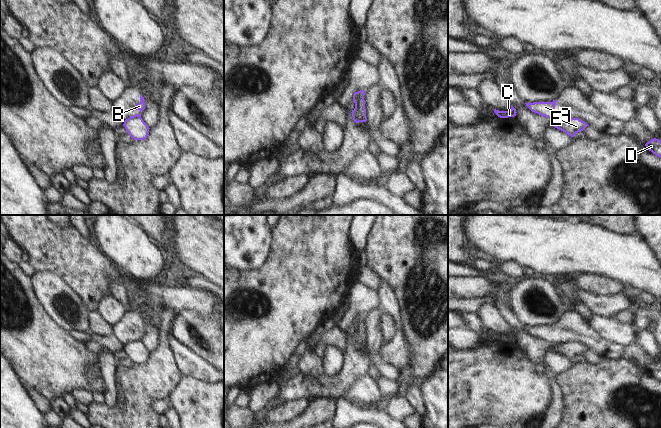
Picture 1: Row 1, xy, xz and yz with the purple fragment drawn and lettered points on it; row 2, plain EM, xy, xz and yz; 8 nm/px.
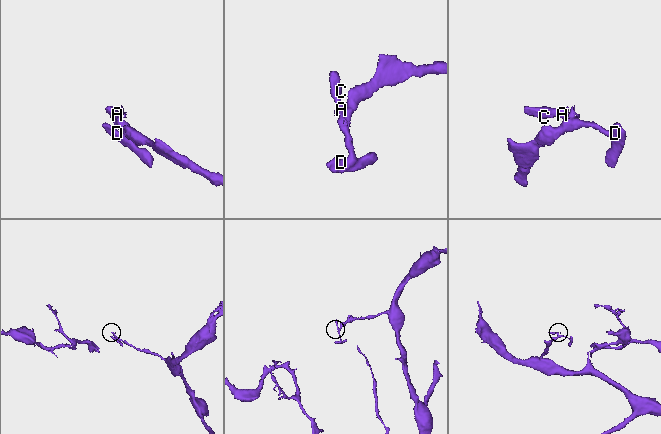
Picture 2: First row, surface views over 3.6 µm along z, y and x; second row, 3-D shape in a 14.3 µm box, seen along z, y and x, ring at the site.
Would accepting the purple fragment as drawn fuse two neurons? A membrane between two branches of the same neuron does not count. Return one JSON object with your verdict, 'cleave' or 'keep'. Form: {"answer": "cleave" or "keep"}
{"answer": "cleave"}

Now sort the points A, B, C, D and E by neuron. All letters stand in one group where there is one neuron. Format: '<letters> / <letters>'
A B C / D E

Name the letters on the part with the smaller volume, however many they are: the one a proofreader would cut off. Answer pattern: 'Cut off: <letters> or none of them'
Cut off: A, B, C

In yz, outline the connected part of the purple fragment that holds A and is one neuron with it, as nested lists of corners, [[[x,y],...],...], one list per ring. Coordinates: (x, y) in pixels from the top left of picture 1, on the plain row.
[[[557,323],[553,326],[533,326],[525,327],[526,330],[534,337],[537,337],[541,340],[550,342],[551,344],[562,344],[555,341],[555,329]]]

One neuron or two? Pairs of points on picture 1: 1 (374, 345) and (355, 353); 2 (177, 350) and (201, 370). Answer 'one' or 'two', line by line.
1: two
2: one

